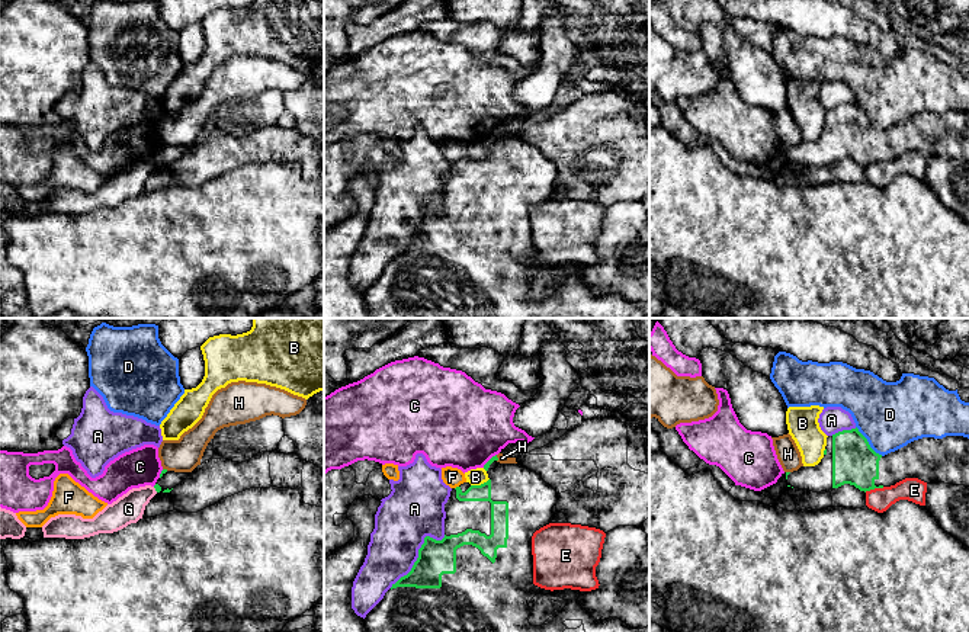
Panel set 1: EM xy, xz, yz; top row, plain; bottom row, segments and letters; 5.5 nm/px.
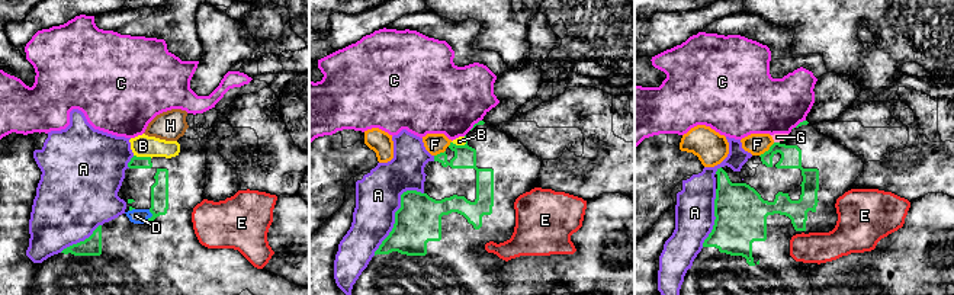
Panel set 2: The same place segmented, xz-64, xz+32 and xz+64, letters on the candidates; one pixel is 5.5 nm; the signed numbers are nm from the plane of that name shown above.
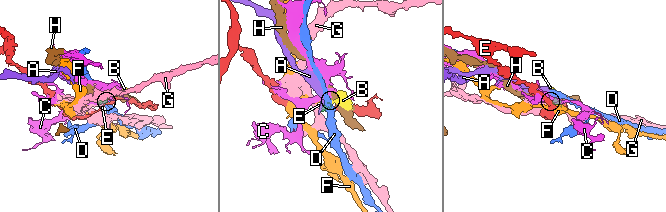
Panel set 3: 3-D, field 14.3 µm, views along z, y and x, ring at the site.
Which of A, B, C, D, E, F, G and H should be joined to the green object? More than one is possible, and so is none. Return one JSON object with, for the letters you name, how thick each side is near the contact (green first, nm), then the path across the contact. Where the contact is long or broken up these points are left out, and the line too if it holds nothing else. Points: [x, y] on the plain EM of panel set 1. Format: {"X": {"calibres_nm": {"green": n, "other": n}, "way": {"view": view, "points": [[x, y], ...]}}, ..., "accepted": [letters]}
{"accepted": []}

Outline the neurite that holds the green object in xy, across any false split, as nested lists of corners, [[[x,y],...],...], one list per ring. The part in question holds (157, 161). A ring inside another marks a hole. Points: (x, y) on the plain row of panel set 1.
[[[163,144],[154,163],[157,167],[170,167],[176,160],[189,151],[190,147],[174,147]]]

